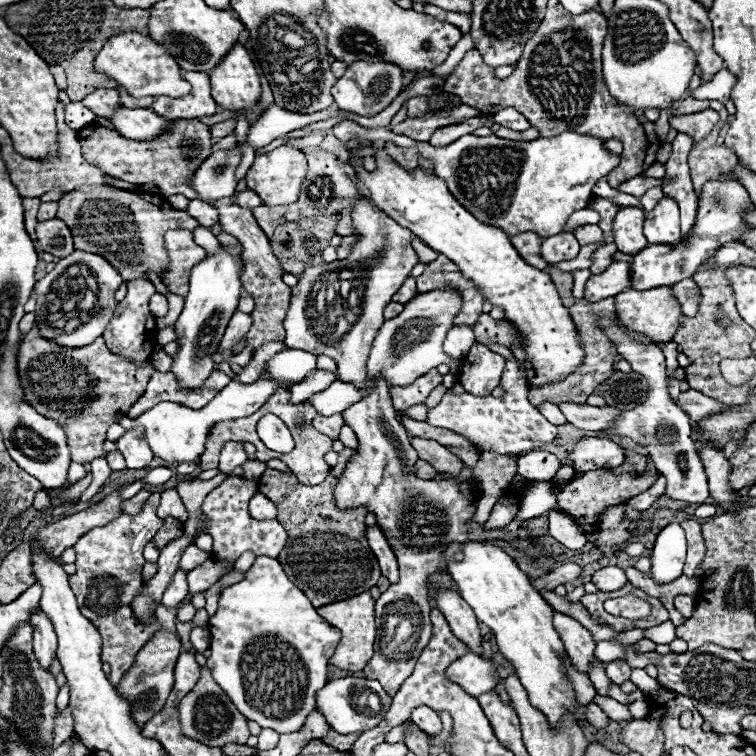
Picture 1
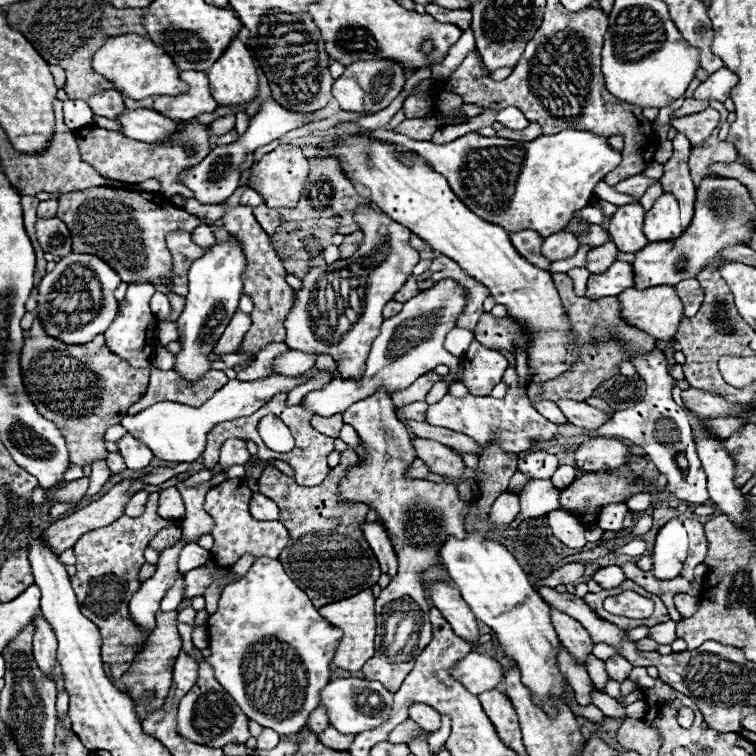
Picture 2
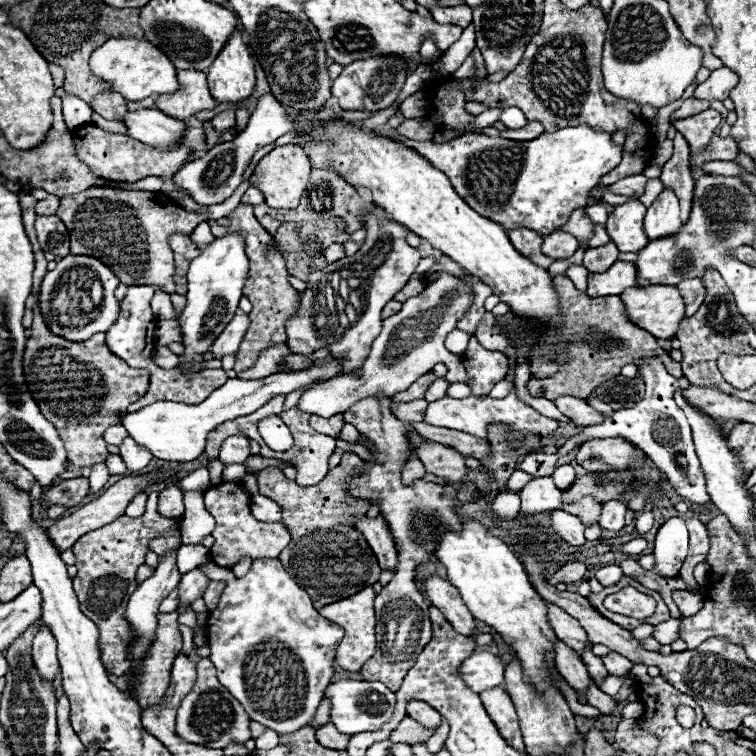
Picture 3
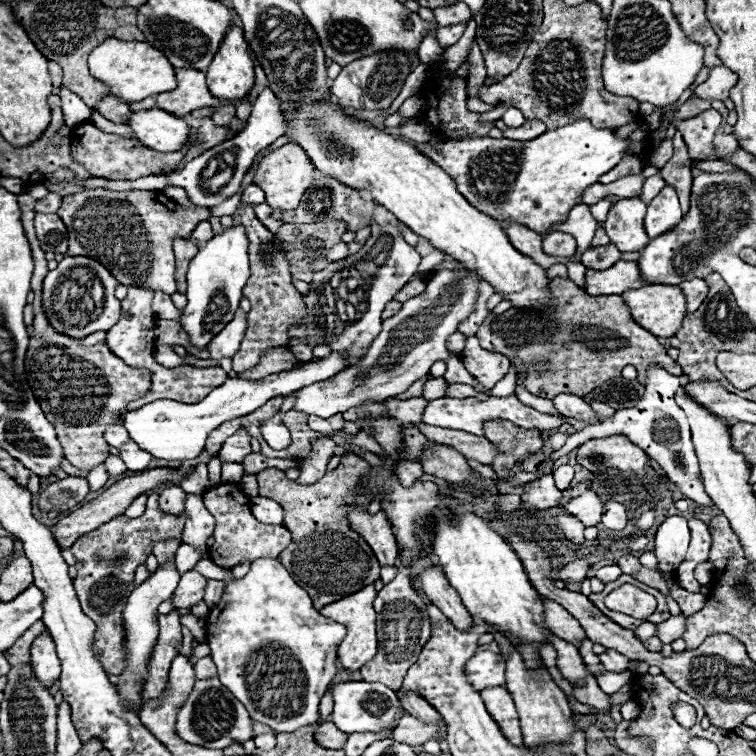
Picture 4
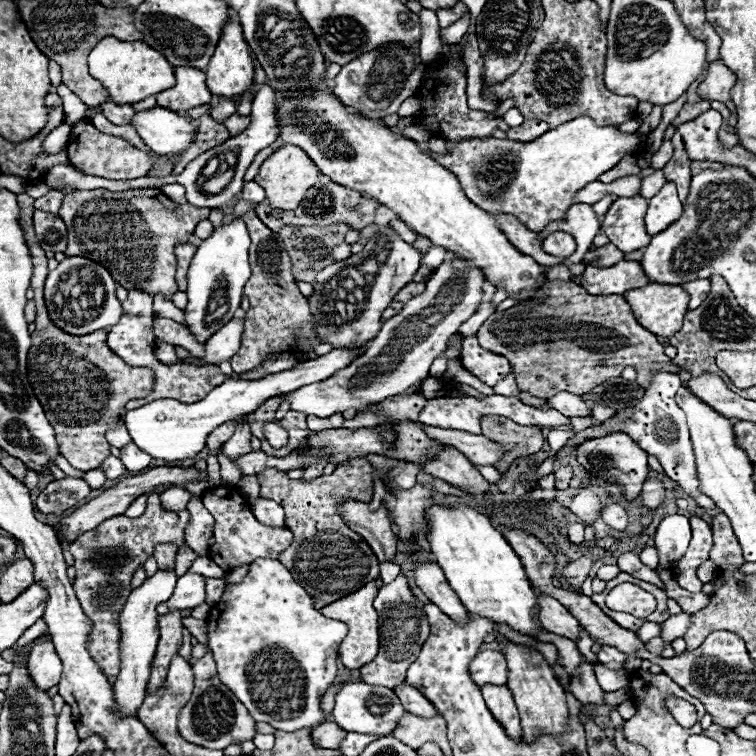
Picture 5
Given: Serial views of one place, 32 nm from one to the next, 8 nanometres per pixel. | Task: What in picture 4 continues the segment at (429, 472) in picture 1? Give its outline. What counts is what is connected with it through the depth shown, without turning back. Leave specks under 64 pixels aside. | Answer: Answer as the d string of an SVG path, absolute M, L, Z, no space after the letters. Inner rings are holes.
M404 460L396 468L396 478L398 478L398 482L402 486L412 486L420 476L422 476L422 464L420 462L408 462L408 460Z

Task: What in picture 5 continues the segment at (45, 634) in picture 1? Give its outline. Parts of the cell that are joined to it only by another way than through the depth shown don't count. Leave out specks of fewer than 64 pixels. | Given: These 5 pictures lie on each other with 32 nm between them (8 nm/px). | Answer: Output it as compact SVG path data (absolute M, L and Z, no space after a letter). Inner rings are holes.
M42 642L32 648L28 660L28 674L38 690L48 690L60 682L62 662L52 642Z

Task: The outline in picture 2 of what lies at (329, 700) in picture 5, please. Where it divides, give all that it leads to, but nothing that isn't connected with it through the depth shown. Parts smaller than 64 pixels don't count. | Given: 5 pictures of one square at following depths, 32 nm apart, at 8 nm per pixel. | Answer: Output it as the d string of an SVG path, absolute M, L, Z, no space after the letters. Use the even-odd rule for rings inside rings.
M318 706L318 708L312 712L312 716L310 716L306 728L310 728L312 732L318 734L318 732L322 732L326 726L328 726L328 714L326 714L326 708L324 708L324 706Z

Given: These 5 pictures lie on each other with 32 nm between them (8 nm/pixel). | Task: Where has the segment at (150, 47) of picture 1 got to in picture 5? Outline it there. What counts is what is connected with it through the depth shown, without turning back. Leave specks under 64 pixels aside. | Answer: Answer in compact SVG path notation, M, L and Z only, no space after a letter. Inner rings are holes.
M106 36L92 48L88 56L88 64L90 64L92 78L102 82L102 86L108 90L108 96L116 104L136 104L176 84L172 64L160 52L152 50L148 44L138 40L122 42L116 40L114 36Z

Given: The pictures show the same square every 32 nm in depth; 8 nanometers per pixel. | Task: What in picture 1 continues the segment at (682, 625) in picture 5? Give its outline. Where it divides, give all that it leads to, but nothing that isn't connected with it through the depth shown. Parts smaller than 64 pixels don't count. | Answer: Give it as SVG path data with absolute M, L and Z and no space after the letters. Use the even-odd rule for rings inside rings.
M668 620L668 622L662 622L658 626L652 626L652 628L646 628L646 636L648 640L656 642L656 644L670 644L674 638L676 638L676 628L674 624Z

